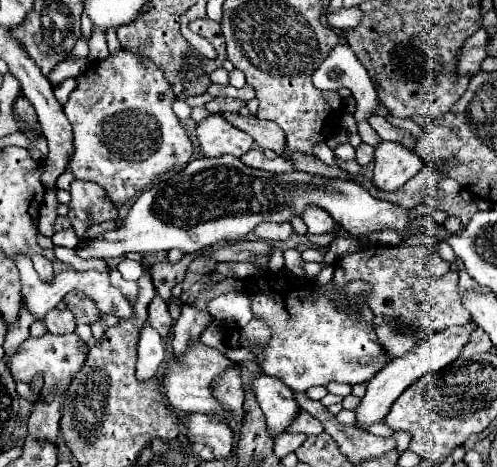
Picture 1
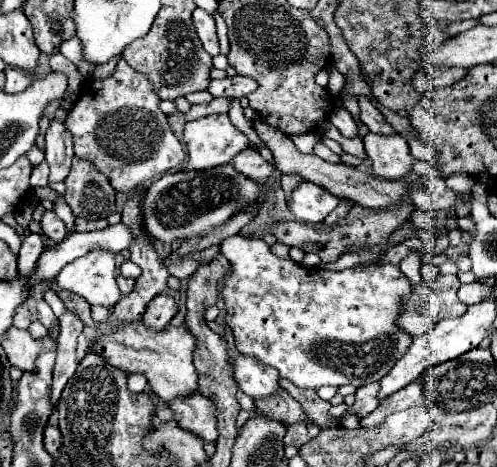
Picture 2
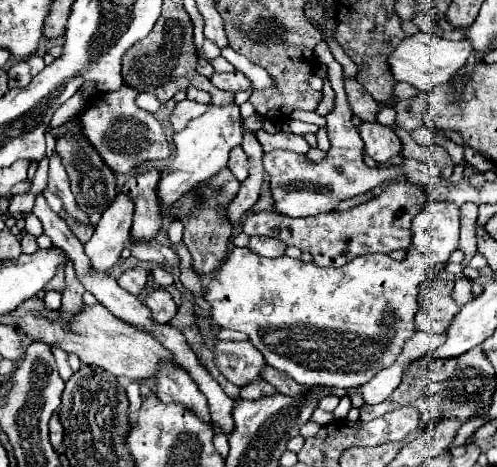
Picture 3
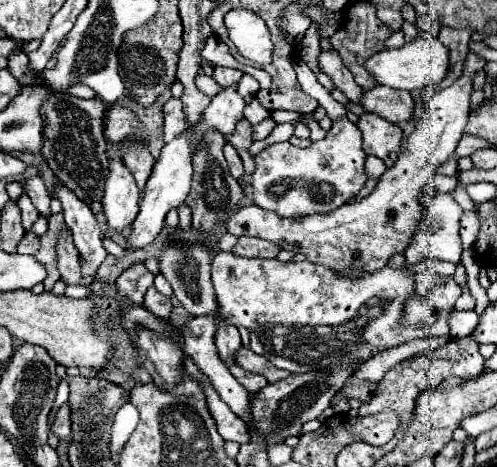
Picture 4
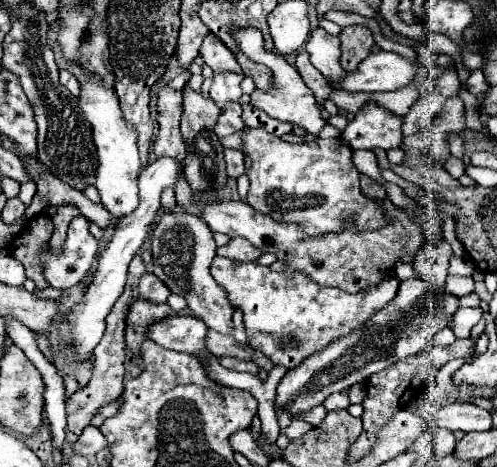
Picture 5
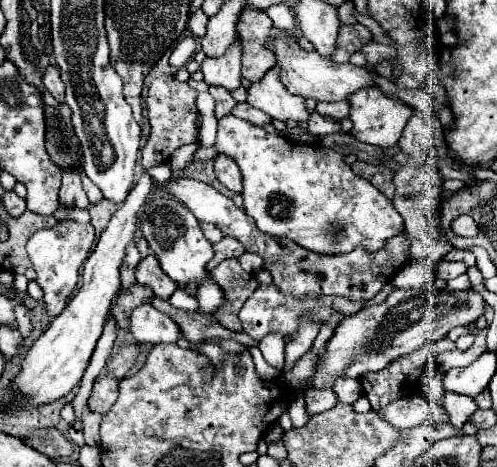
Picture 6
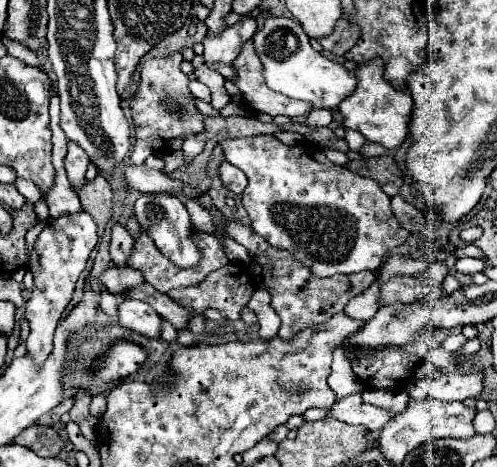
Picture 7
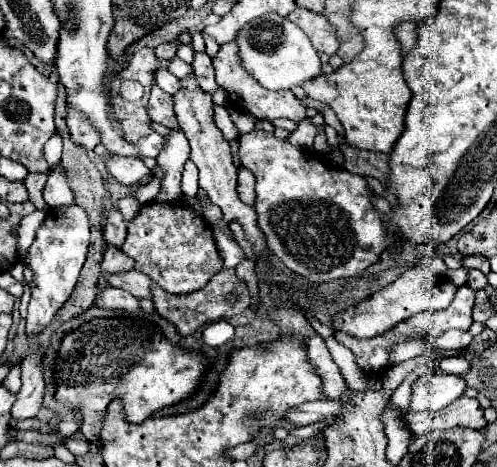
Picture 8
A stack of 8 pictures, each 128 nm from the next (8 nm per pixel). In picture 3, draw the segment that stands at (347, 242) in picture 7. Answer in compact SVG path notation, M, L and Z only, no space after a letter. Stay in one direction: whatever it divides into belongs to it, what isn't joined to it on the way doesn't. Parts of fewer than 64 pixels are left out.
M326 42L316 44L314 54L318 62L324 62L328 66L328 80L336 92L334 98L334 110L326 116L326 128L328 128L328 140L330 150L326 152L326 158L320 162L312 162L306 154L296 154L290 150L272 150L264 152L264 170L270 176L270 192L272 192L272 208L274 212L302 218L302 216L316 216L320 212L332 212L336 206L352 198L356 194L364 194L378 184L394 178L392 166L386 166L382 170L368 168L364 164L364 143L360 137L358 128L352 124L352 110L348 106L348 100L344 96L344 82L342 82L342 66L334 60L330 48Z

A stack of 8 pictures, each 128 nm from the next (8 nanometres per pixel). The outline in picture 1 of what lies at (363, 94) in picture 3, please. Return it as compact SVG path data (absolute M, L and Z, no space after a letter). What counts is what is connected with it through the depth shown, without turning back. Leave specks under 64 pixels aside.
M372 114L368 118L368 124L376 130L376 134L382 138L382 140L390 140L390 142L398 142L398 144L404 144L408 150L412 150L416 146L414 142L414 136L402 128L396 128L392 126L384 116L378 116L378 114Z

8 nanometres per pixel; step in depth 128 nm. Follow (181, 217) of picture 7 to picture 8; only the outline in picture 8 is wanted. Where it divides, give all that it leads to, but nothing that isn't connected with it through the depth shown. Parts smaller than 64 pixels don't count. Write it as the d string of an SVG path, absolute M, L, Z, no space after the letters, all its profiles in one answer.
M170 130L170 134L164 138L164 148L160 150L156 162L164 170L162 178L162 192L154 202L176 202L182 196L180 190L180 178L184 164L190 156L190 144L180 130Z

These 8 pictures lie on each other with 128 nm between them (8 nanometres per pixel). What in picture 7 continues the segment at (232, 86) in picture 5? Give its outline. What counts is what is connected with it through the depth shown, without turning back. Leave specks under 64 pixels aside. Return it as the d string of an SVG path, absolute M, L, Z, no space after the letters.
M244 18L244 20L238 20L234 26L228 26L220 34L208 32L202 42L206 64L210 68L214 68L214 62L218 60L224 64L232 64L232 60L236 58L236 52L240 52L242 44L254 36L256 28L258 28L256 18Z

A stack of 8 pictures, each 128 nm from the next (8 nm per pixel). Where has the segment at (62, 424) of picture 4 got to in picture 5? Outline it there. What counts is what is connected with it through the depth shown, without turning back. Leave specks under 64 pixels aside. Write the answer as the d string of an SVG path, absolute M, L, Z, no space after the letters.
M134 256L128 268L128 280L126 280L126 288L122 292L122 296L116 300L114 308L110 310L108 318L106 318L106 332L104 338L100 340L100 344L96 346L96 362L94 362L94 374L90 378L90 382L80 388L66 404L66 412L68 412L68 430L74 432L76 436L82 434L82 430L90 424L90 420L94 418L94 414L104 406L110 404L114 400L118 400L122 396L122 388L124 388L124 356L126 356L126 340L124 340L124 320L128 314L128 308L132 304L132 300L138 298L138 282L140 276L146 272L146 266L142 262L140 256Z

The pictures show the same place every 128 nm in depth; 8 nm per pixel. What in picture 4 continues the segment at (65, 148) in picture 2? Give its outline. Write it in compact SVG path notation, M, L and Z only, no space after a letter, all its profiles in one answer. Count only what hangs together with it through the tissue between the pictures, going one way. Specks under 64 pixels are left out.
M58 186L56 198L62 202L64 222L74 236L74 246L80 256L82 278L92 278L108 254L102 246L102 230L98 228L98 222L90 208L80 202L72 190L68 190L66 186Z

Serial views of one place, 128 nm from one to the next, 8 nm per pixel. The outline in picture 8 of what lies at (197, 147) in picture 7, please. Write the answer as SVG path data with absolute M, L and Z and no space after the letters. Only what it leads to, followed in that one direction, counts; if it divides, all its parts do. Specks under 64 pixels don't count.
M188 160L186 166L184 166L184 174L182 174L182 192L186 196L194 198L198 194L198 188L200 188L198 186L198 172L196 172L192 160Z

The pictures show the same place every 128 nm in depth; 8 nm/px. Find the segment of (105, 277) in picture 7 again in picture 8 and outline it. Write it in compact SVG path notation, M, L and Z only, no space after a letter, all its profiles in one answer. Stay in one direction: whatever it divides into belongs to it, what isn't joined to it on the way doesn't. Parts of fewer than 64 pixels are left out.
M104 246L104 260L102 260L102 272L116 274L116 272L128 272L134 268L134 260L128 258L120 248L116 246Z

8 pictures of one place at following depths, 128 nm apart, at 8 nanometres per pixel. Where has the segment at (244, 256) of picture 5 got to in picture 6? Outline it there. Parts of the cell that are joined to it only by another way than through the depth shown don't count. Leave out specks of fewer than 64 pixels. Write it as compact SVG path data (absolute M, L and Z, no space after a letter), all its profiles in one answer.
M222 238L220 242L212 244L214 258L208 262L208 268L214 270L226 258L240 258L244 254L244 246L236 238Z

